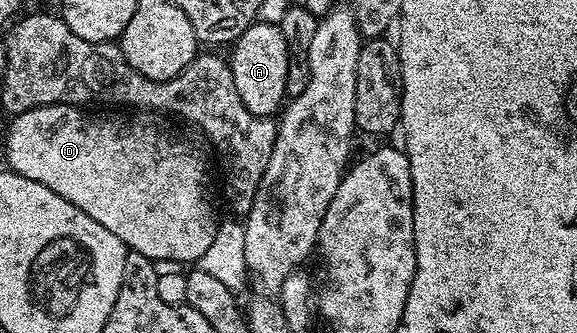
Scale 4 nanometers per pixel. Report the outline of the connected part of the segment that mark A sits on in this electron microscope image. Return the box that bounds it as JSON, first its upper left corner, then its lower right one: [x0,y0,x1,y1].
[230,20,289,118]

